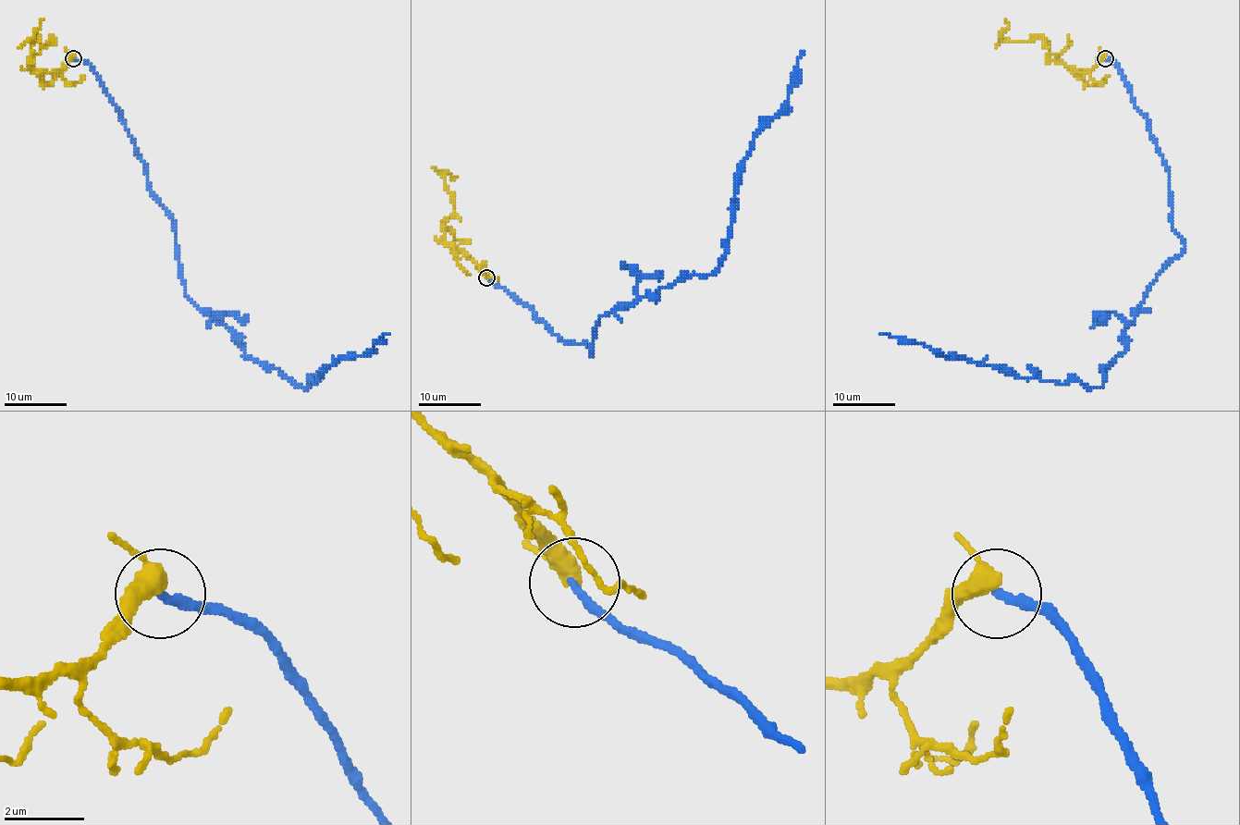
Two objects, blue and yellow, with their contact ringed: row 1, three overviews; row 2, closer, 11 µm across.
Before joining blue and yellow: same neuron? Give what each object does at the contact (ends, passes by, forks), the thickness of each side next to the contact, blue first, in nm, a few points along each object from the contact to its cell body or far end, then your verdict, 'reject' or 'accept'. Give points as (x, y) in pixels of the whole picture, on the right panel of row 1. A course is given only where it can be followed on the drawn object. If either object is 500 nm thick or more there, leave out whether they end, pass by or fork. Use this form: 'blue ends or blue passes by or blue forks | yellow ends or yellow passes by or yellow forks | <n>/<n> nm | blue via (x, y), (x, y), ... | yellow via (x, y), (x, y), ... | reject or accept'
blue ends | yellow passes by | 240/380 nm | blue via (1105, 58), (1168, 169), (1184, 250), (1125, 326), (1103, 383), (1015, 376), (880, 333) | yellow via (1105, 58), (1075, 72), (1051, 59), (1050, 45), (1042, 37), (1004, 41), (1000, 36), (1008, 27), (1004, 18) | reject

